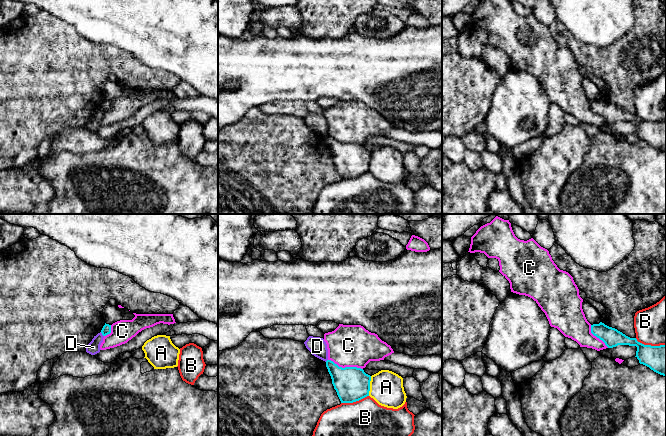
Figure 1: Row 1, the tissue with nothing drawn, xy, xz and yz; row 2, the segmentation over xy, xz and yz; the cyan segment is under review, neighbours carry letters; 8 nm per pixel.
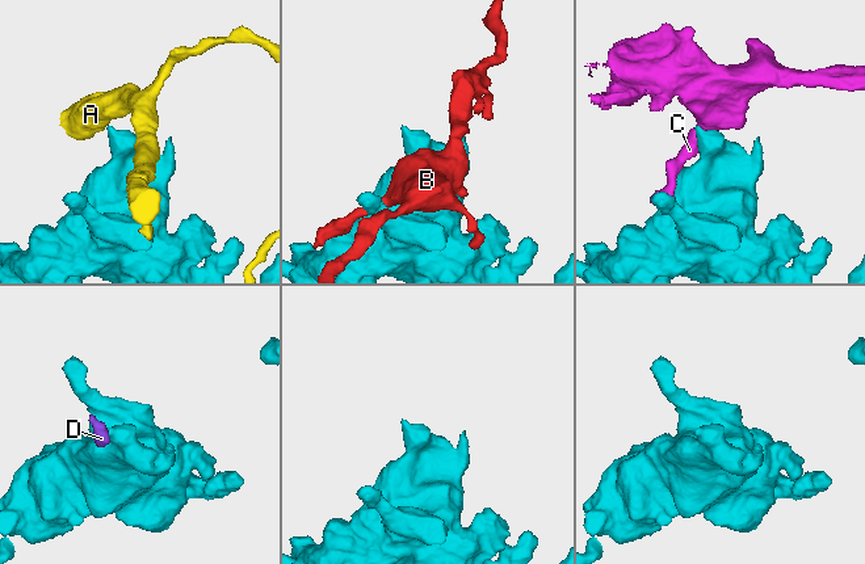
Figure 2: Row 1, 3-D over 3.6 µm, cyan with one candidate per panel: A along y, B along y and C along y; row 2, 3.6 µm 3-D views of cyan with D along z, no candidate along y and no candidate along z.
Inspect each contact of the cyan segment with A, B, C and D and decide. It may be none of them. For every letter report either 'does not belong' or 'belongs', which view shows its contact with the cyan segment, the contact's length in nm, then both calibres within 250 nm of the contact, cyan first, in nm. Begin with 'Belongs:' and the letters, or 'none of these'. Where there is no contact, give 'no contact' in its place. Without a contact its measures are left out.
Belongs: none of these
A: does not belong | xz | 160 nm | 280/280 nm
B: does not belong | yz | 260 nm | 240/360 nm
C: does not belong | xz | 300 nm | 280/340 nm
D: does not belong | xy | 50 nm | 70/100 nm

